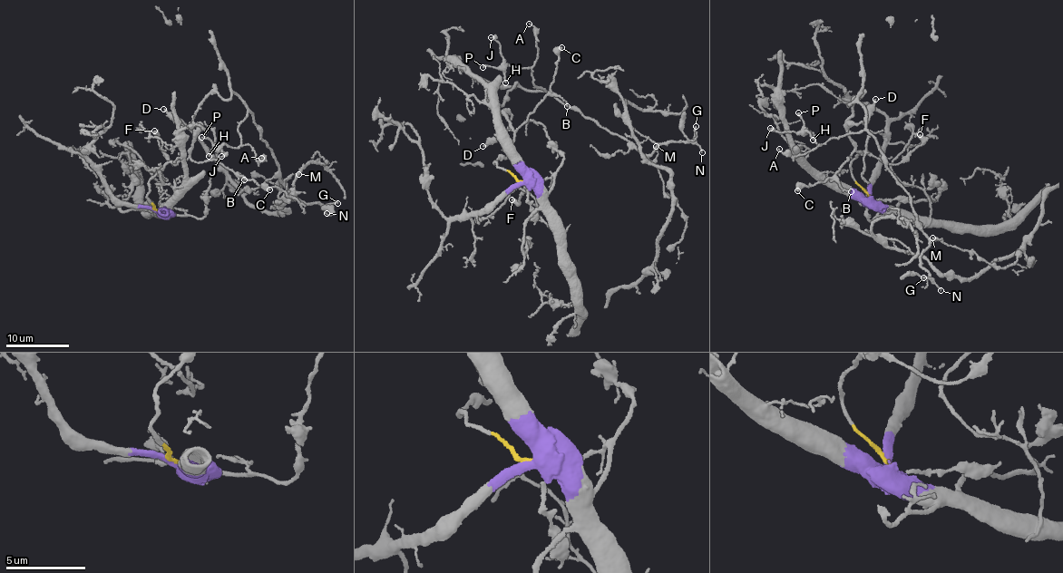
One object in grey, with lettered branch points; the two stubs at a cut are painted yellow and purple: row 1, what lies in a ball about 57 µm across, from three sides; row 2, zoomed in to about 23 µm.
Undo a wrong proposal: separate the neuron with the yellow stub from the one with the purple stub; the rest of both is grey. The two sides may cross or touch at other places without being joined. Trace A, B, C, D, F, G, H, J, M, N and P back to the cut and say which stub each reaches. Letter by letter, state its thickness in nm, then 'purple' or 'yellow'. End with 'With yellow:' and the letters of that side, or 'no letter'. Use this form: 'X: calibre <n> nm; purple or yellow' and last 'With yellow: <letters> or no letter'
A: calibre 130 nm; yellow
B: calibre 140 nm; yellow
C: calibre 480 nm; yellow
D: calibre 240 nm; yellow
F: calibre 550 nm; yellow
G: calibre 190 nm; yellow
H: calibre 120 nm; yellow
J: calibre 360 nm; yellow
M: calibre 180 nm; yellow
N: calibre 130 nm; yellow
P: calibre 200 nm; yellow
With yellow: A, B, C, D, F, G, H, J, M, N, P

